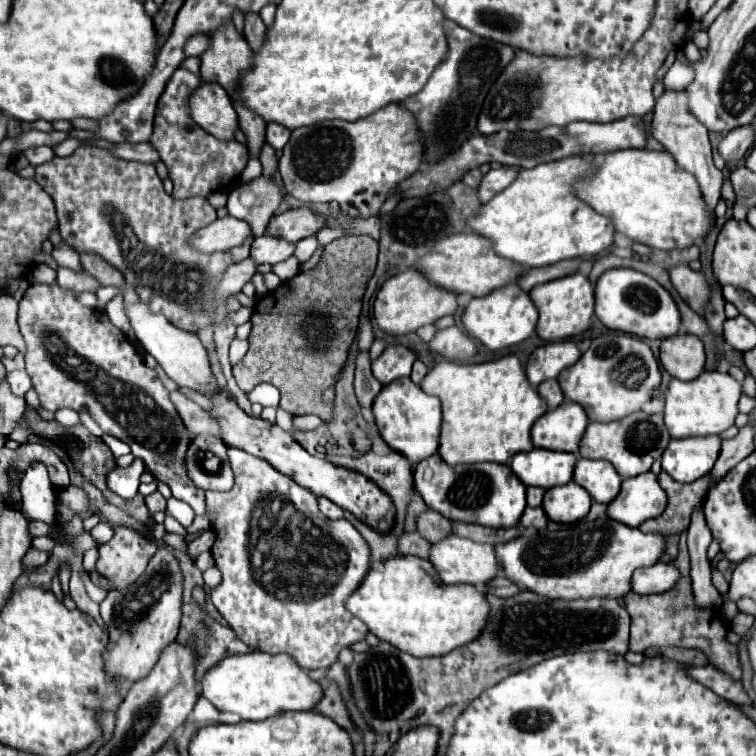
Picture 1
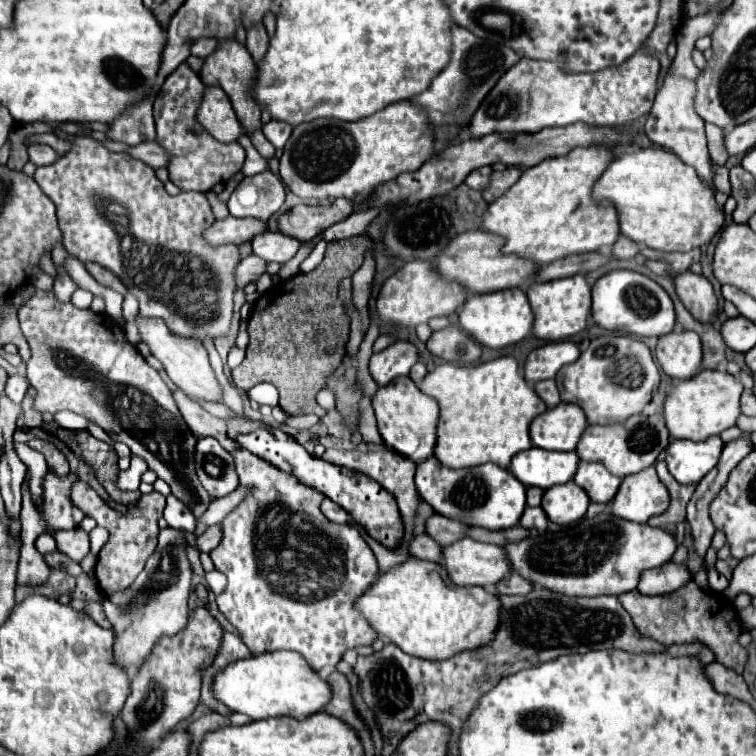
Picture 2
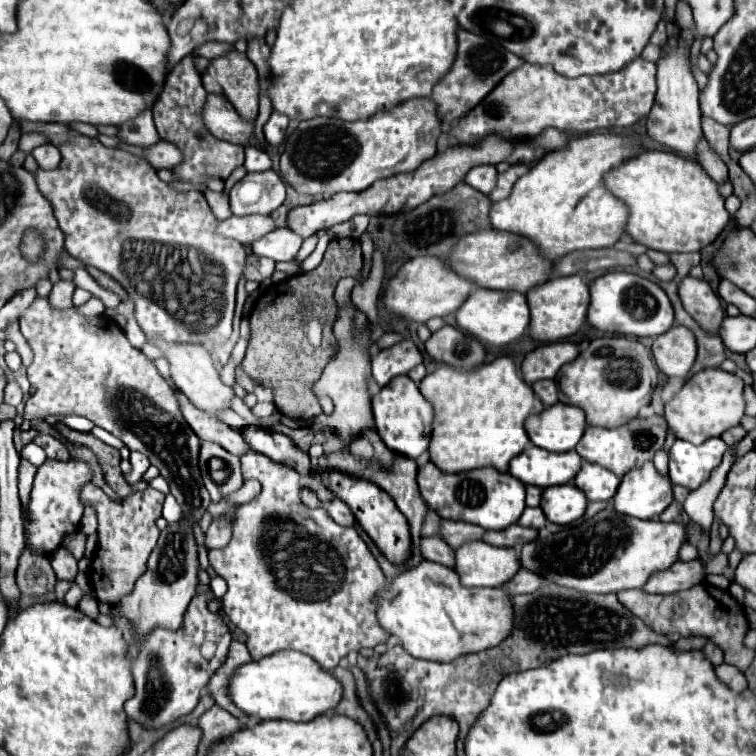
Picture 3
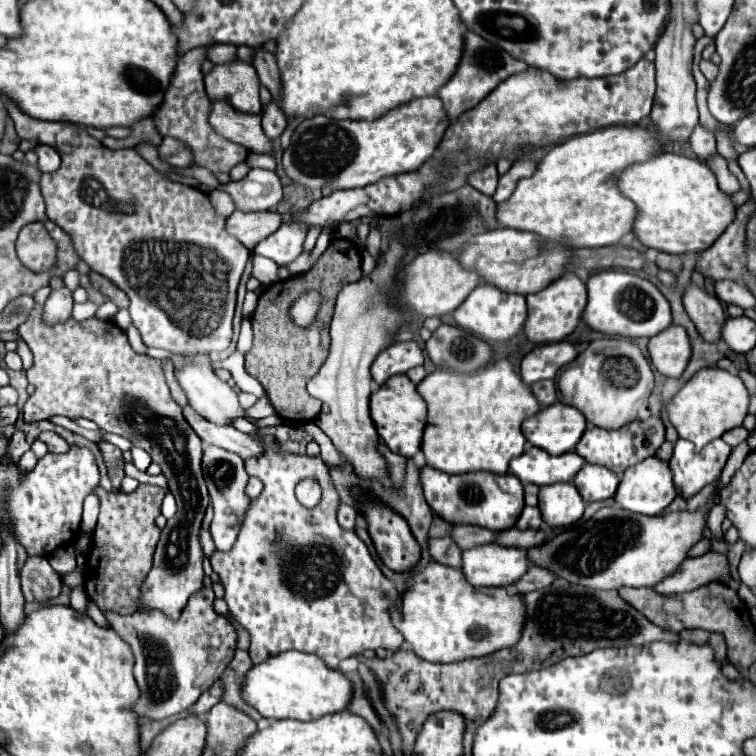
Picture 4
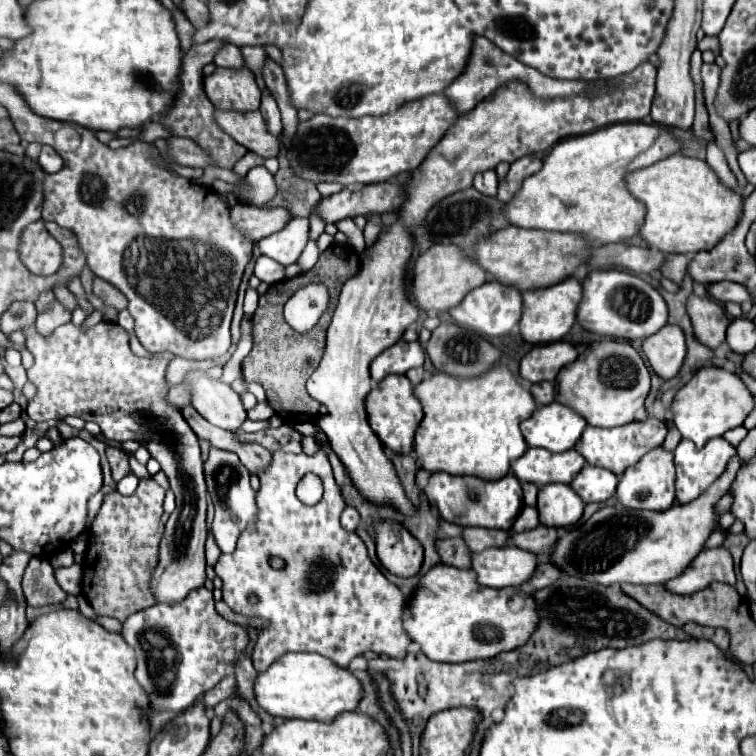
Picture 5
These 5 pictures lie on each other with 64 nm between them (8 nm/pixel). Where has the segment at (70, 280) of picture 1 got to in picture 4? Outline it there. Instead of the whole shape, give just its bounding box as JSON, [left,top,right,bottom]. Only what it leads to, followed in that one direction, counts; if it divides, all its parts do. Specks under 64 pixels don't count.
[42,288,72,324]

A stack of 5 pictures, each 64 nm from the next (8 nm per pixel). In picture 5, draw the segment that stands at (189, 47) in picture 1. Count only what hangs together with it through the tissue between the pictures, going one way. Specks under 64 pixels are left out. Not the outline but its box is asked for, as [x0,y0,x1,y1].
[214,44,244,68]

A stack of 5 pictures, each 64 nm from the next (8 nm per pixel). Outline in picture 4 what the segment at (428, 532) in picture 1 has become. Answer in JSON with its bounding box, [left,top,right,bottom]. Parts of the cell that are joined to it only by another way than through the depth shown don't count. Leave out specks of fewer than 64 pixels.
[452,526,496,550]

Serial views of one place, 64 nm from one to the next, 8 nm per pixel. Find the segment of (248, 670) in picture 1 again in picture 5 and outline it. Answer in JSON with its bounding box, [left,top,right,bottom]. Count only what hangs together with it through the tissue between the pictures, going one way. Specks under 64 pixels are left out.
[256,652,362,722]

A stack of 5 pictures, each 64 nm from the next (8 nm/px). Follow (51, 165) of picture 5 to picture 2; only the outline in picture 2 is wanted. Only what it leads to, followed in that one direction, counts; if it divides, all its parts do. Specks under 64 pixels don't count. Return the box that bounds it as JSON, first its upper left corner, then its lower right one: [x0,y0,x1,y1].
[28,144,60,166]

